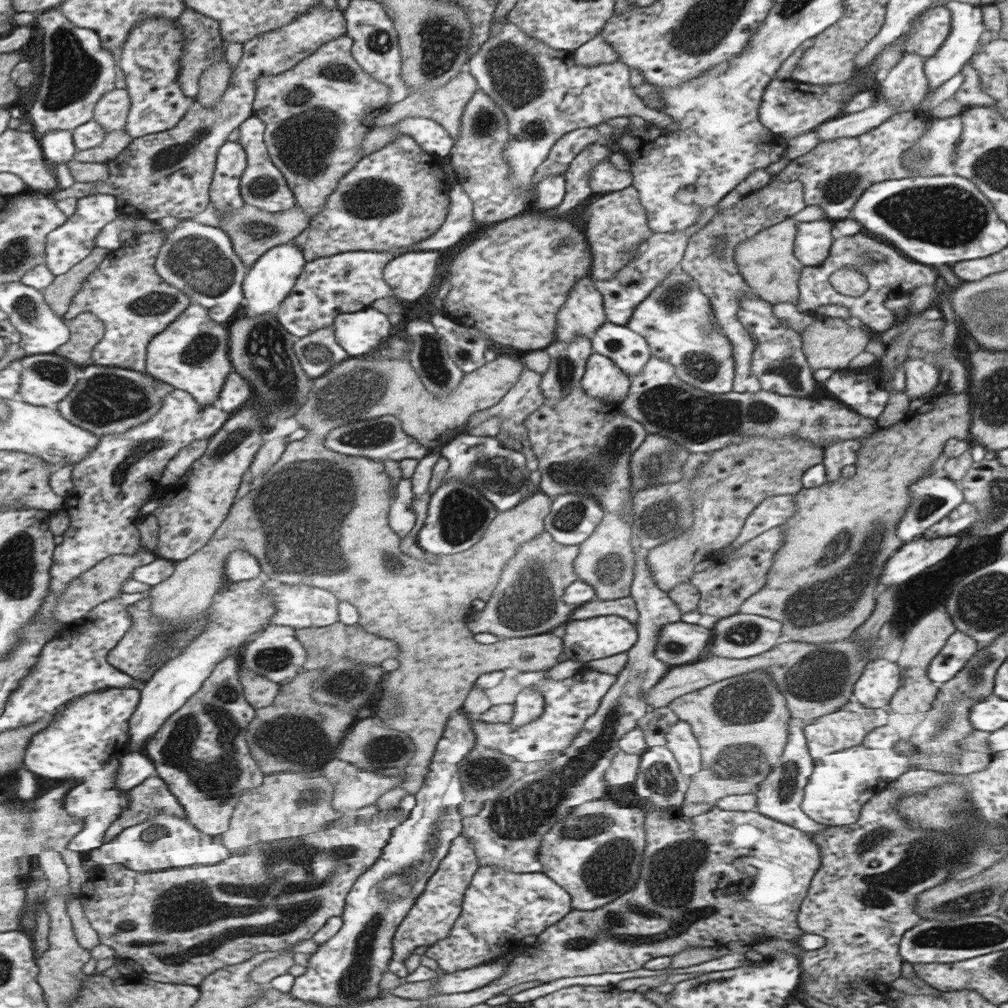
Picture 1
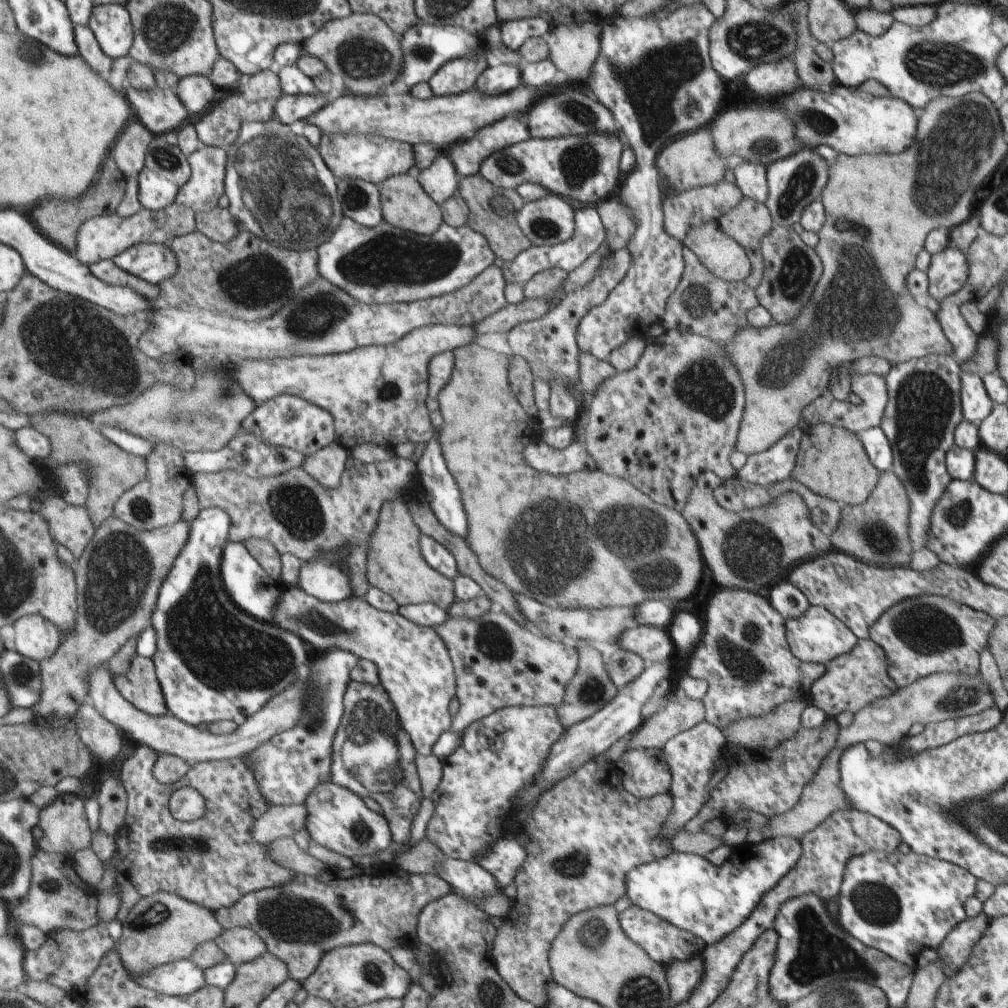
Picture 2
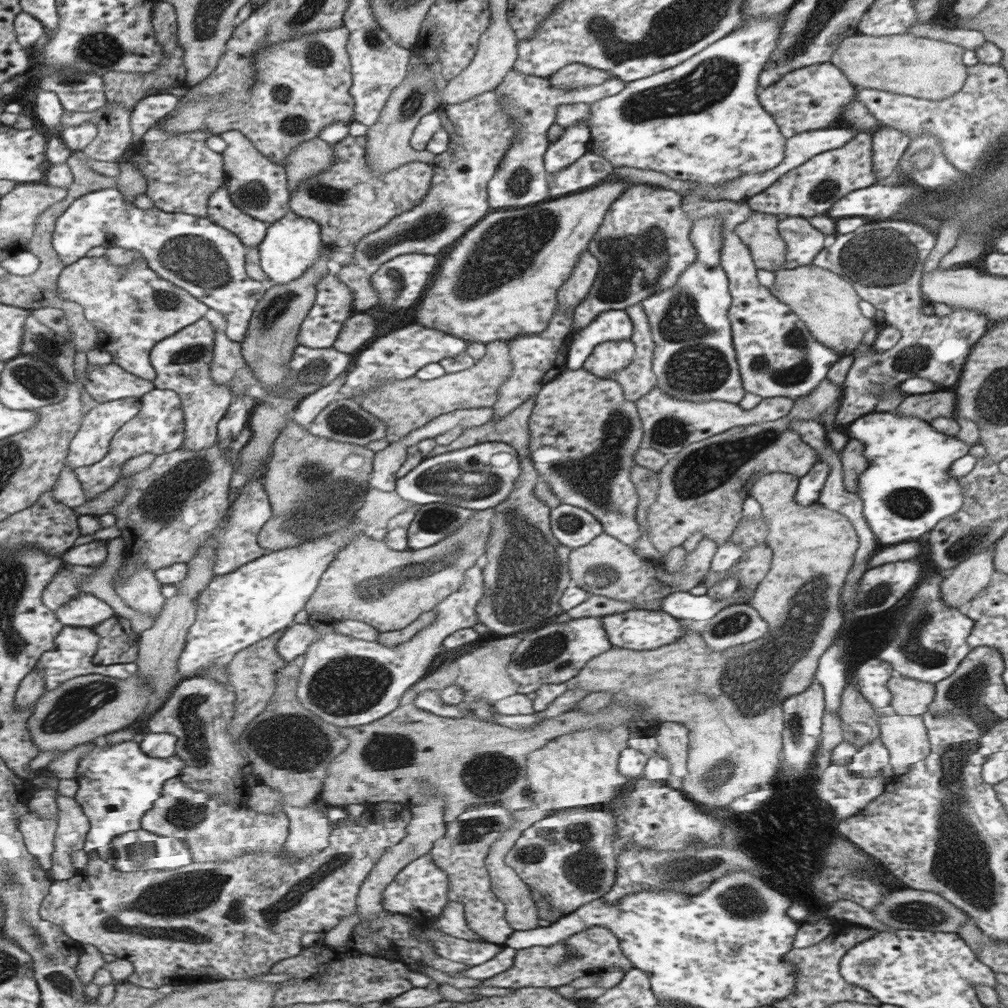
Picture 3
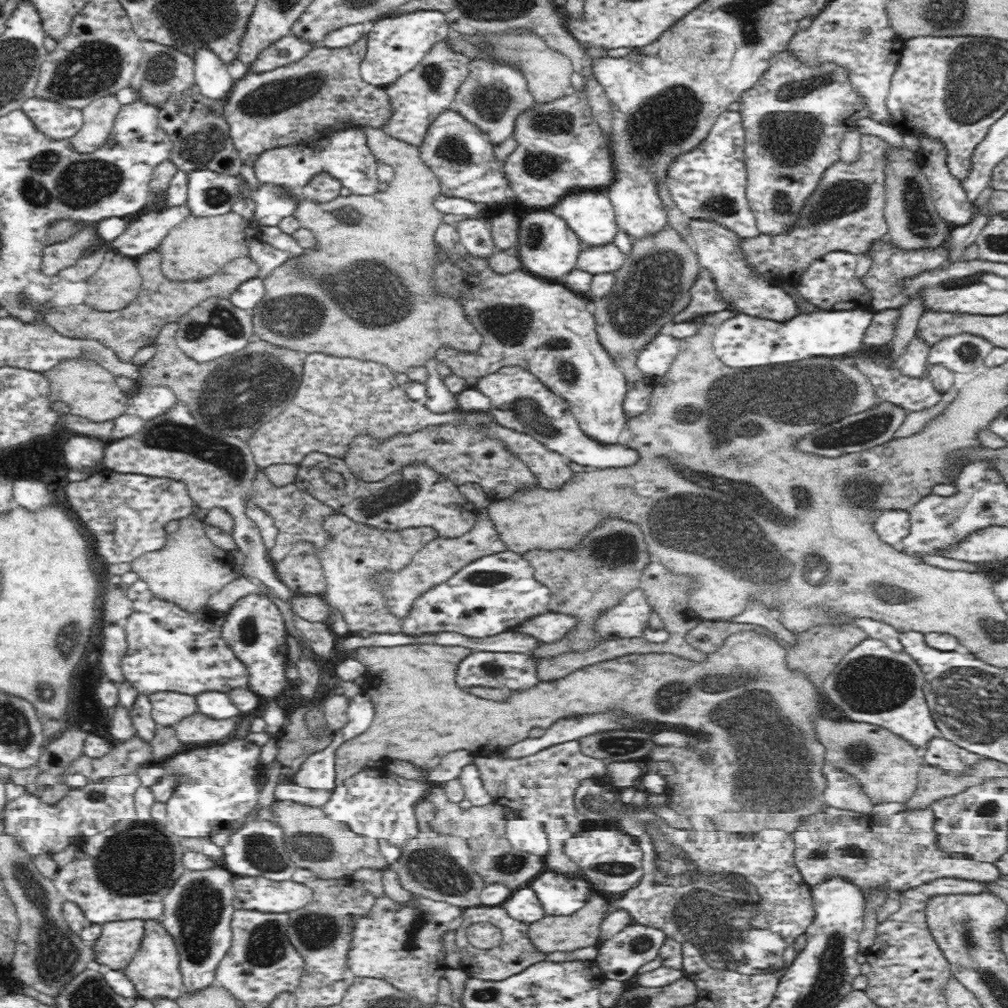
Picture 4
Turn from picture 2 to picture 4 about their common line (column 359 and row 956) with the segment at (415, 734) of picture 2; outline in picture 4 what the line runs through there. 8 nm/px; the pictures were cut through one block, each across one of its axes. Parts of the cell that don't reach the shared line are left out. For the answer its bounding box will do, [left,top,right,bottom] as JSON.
[598,924,668,982]

